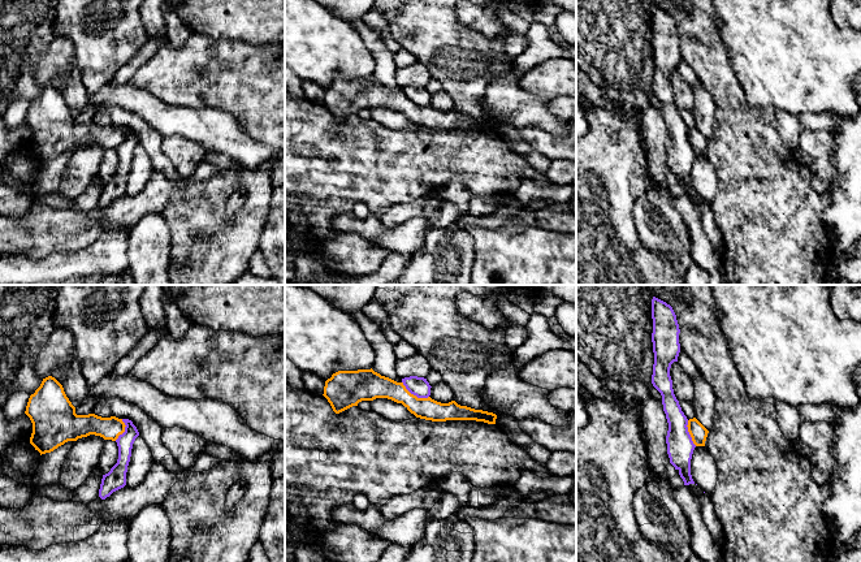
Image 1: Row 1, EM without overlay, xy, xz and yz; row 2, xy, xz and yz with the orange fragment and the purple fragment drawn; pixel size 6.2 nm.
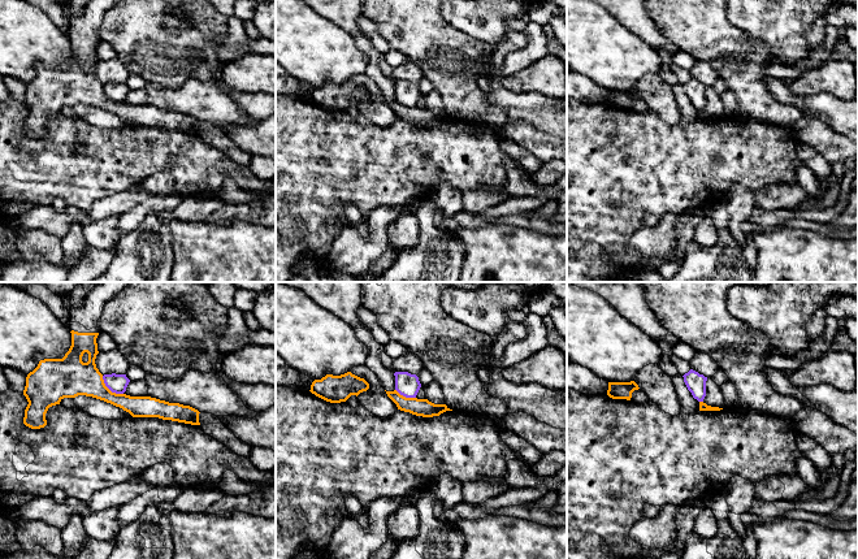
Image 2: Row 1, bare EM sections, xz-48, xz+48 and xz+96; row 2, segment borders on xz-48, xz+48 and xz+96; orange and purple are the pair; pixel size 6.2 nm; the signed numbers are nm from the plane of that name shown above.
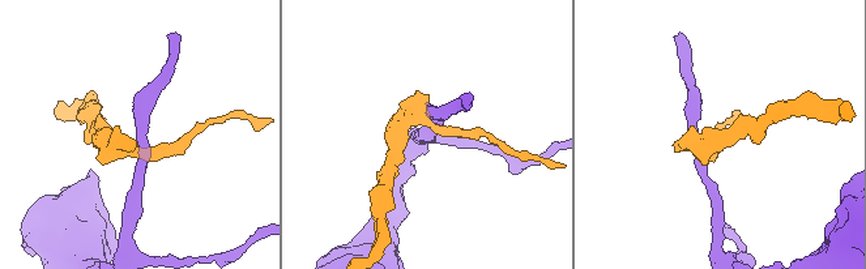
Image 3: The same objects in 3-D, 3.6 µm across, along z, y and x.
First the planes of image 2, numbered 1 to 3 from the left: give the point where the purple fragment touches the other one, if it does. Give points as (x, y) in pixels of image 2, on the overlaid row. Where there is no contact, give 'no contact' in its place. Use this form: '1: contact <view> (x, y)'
1: contact xz-48 (108, 389)
2: contact xz+48 (404, 397)
3: contact xz+96 (701, 402)

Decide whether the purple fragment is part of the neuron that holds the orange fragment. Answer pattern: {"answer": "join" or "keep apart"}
{"answer": "keep apart"}

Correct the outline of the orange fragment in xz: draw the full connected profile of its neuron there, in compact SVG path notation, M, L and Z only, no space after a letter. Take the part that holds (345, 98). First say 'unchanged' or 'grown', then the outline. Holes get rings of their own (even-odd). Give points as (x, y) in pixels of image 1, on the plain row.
unchanged; M371 78L338 79L325 90L324 103L333 120L339 122L362 109L388 107L402 112L416 126L446 130L446 129L476 129L496 133L497 124L493 121L460 114L455 109L441 112L430 105L417 107L411 103L403 91Z

